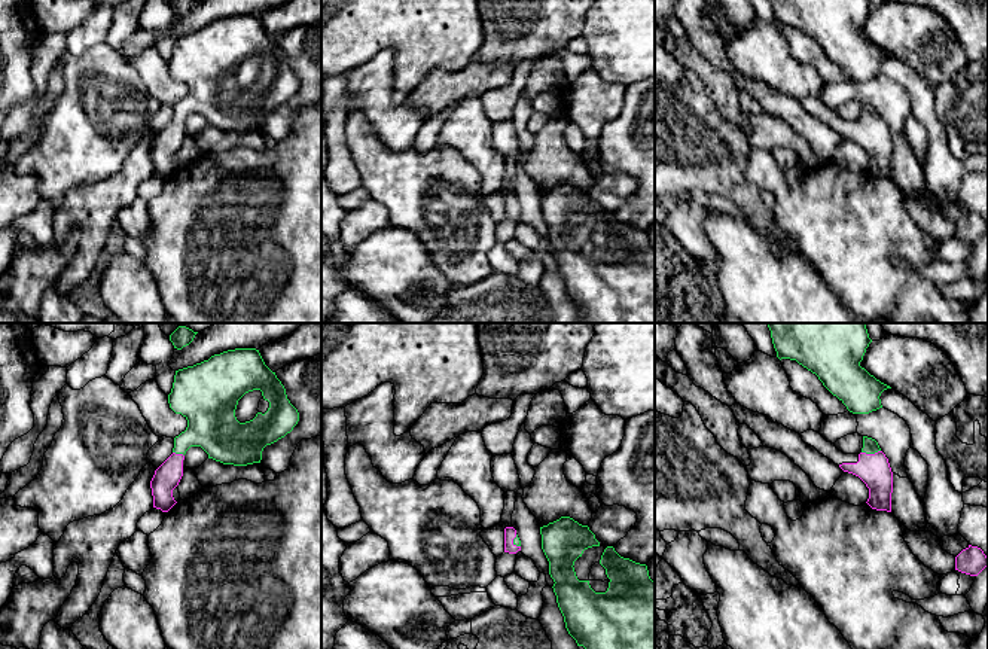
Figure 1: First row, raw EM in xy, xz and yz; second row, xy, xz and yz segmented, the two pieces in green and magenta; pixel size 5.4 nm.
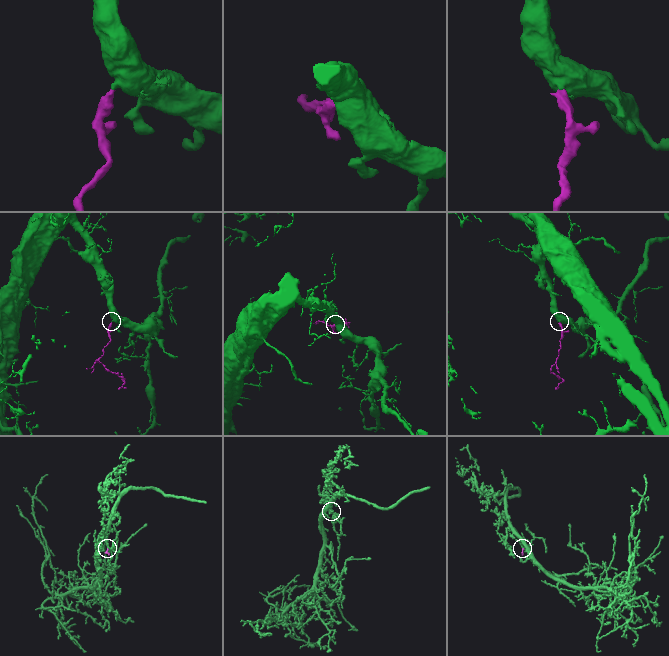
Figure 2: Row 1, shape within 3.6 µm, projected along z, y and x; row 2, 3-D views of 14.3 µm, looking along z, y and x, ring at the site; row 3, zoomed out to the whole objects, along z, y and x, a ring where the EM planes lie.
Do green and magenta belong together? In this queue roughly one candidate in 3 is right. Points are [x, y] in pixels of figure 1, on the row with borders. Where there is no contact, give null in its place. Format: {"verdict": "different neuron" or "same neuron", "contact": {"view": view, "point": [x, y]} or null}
{"verdict": "same neuron", "contact": {"view": "yz", "point": [871, 453]}}

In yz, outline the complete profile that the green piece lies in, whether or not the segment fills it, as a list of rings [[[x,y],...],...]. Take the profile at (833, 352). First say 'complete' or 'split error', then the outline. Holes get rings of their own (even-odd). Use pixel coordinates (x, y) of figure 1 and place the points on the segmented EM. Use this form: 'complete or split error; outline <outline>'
complete; outline [[[766,323],[777,357],[796,360],[818,377],[850,412],[869,414],[882,408],[881,393],[890,386],[881,383],[860,366],[872,342],[864,323]]]

